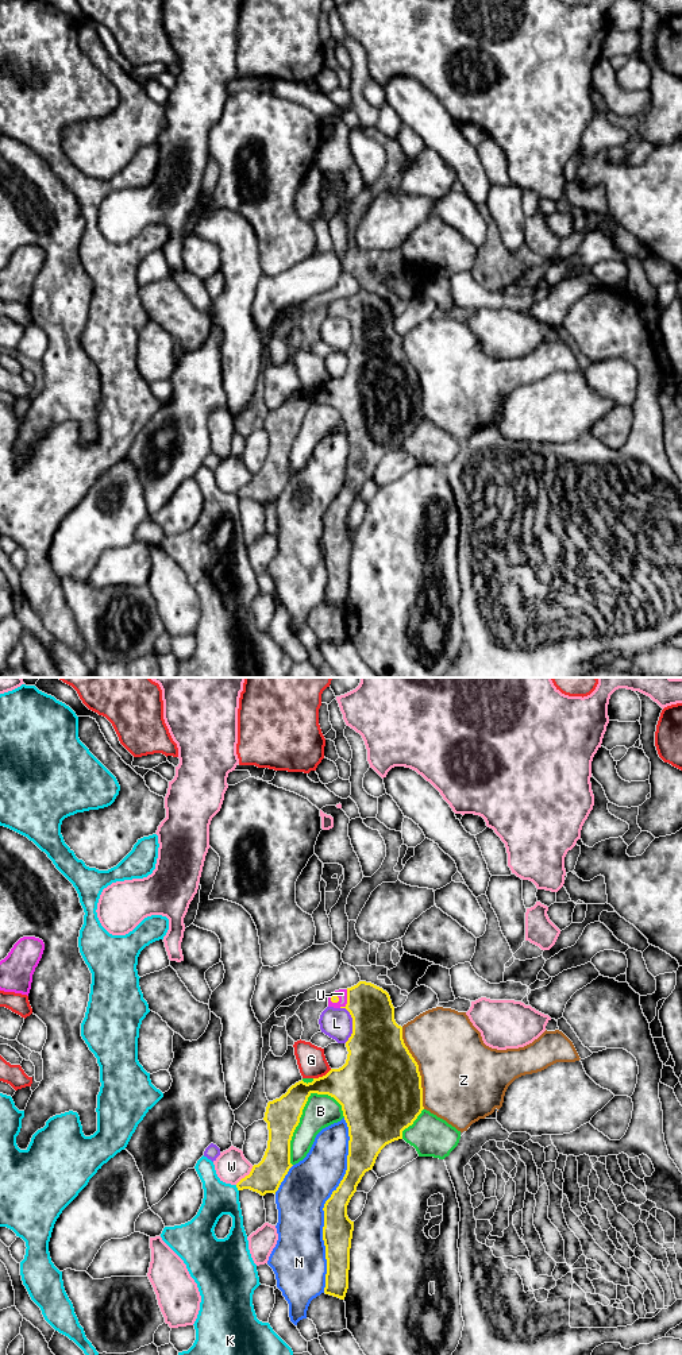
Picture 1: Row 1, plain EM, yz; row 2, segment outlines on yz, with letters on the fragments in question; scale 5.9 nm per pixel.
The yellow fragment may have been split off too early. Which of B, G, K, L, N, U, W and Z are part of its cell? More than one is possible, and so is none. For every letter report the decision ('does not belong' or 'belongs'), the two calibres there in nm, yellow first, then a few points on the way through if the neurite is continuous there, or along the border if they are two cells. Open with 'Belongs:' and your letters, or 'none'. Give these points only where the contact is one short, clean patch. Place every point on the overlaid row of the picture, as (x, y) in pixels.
Belongs: U
B: does not belong; 220 nm thick on the yellow side, 200 nm on the other
G: does not belong; 360 nm thick on the yellow side, 170 nm on the other
K: does not belong; 190 nm thick on the yellow side, 190 nm on the other
L: does not belong; 360 nm thick on the yellow side, 180 nm on the other
N: does not belong; 180 nm thick on the yellow side, 300 nm on the other
U: belongs; 280 nm thick on the yellow side, 60 nm on the other; runs through yz (374, 1030), (347, 1000), (342, 993)
W: does not belong; 190 nm thick on the yellow side, 190 nm on the other
Z: does not belong; 500 nm thick on the yellow side, 460 nm on the other

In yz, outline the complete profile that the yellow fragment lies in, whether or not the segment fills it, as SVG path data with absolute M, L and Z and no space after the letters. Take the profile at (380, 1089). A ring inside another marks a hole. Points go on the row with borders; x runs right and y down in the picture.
M359 981L351 988L339 989L328 995L328 1007L346 1008L352 1018L352 1034L346 1042L348 1051L346 1063L339 1069L331 1069L323 1077L313 1078L312 1082L307 1084L301 1080L292 1085L280 1099L267 1103L263 1117L269 1130L267 1149L262 1161L253 1166L250 1174L242 1178L236 1184L236 1188L238 1190L250 1189L259 1193L261 1196L265 1196L266 1193L276 1194L289 1169L293 1166L290 1163L290 1140L296 1127L300 1123L300 1117L308 1097L312 1093L328 1095L342 1105L350 1136L347 1170L339 1186L332 1192L331 1197L324 1204L323 1240L327 1259L324 1293L344 1300L348 1289L350 1248L354 1231L354 1221L351 1221L347 1216L347 1205L357 1192L357 1186L365 1173L373 1169L381 1150L386 1144L402 1139L402 1131L413 1124L424 1107L419 1065L404 1043L402 1027L398 1026L394 1020L394 1007L389 993L371 983Z

